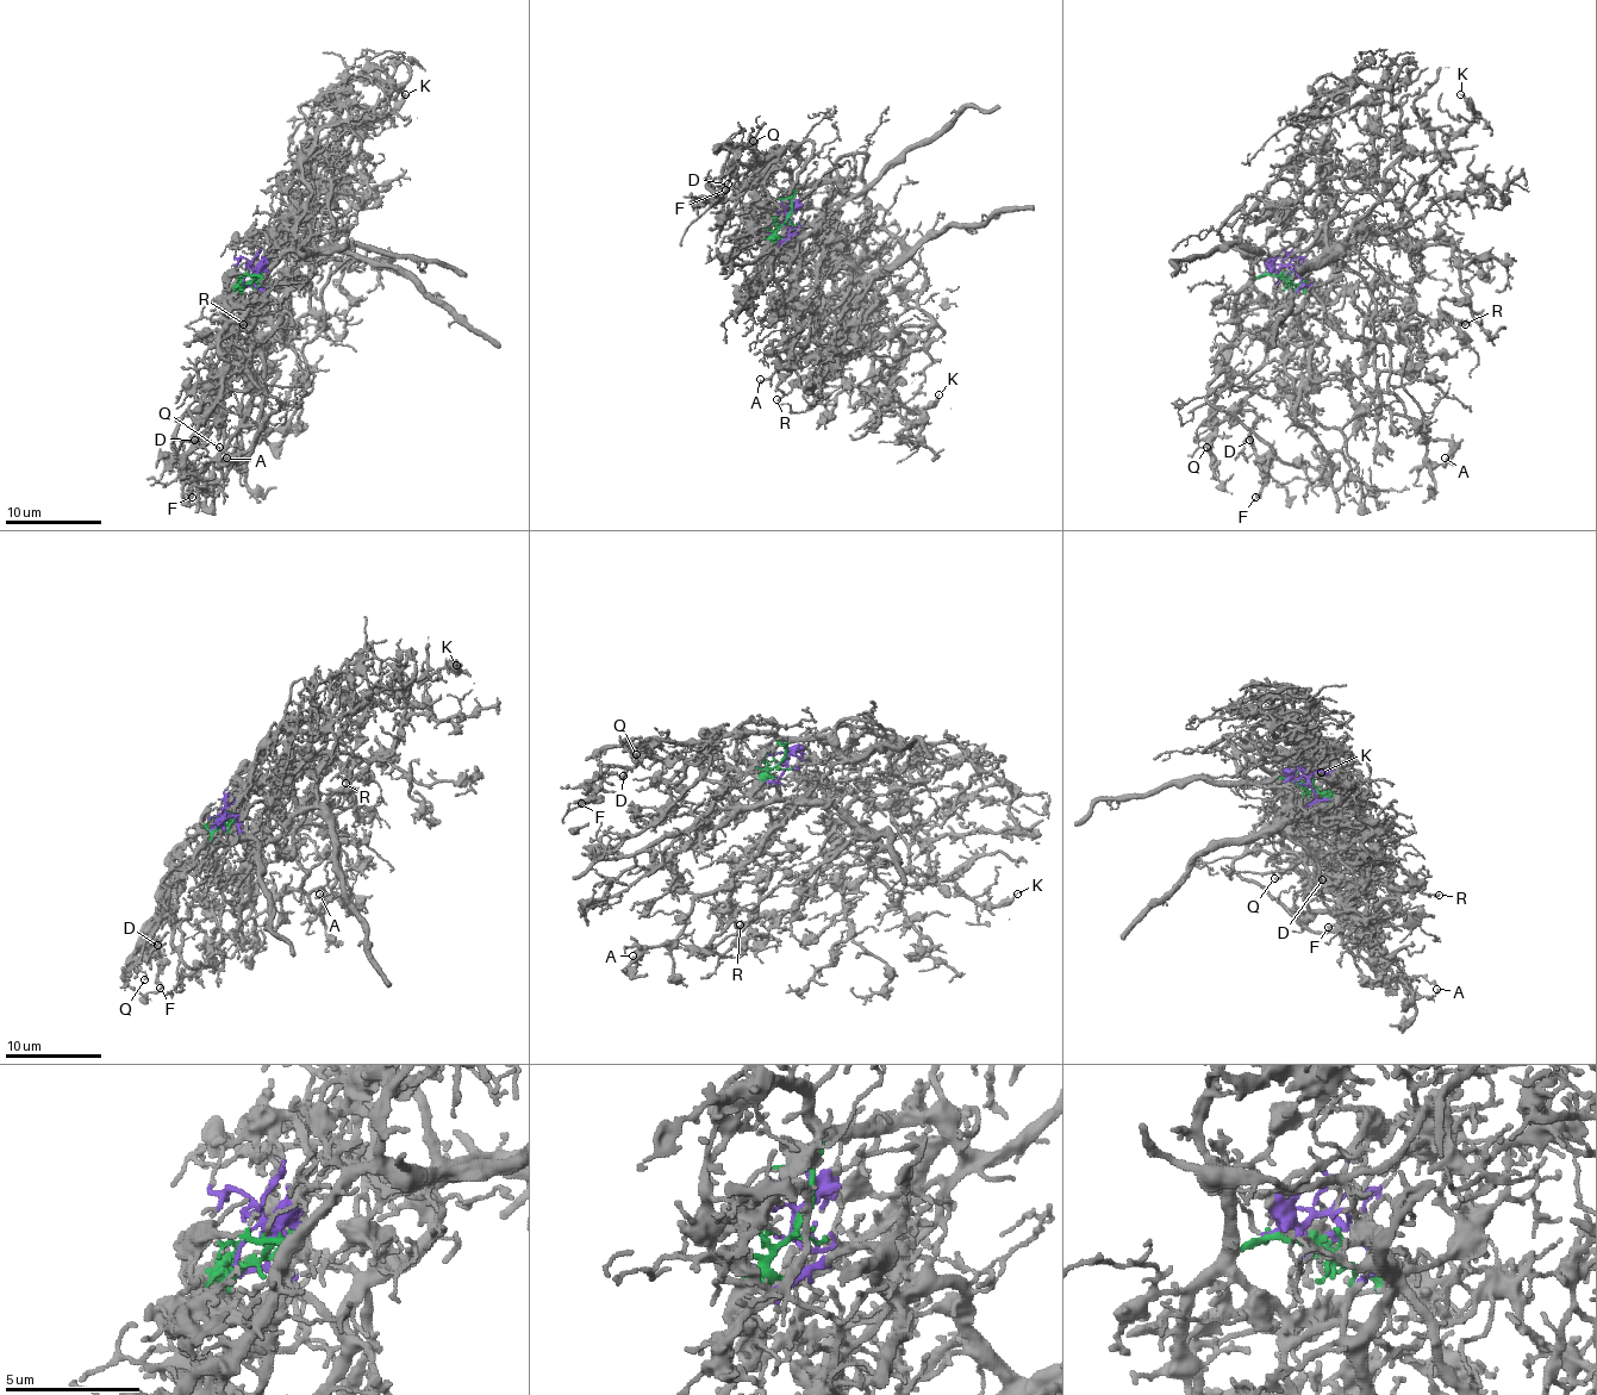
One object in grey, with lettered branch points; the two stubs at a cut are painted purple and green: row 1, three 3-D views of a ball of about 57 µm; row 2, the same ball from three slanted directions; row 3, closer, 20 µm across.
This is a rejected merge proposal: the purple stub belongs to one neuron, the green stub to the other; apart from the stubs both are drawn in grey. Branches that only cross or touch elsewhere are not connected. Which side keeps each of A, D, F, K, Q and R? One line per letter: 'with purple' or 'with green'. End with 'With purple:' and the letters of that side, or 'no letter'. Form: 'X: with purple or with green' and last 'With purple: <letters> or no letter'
A: with purple
D: with green
F: with green
K: with purple
Q: with green
R: with purple
With purple: A, K, R

